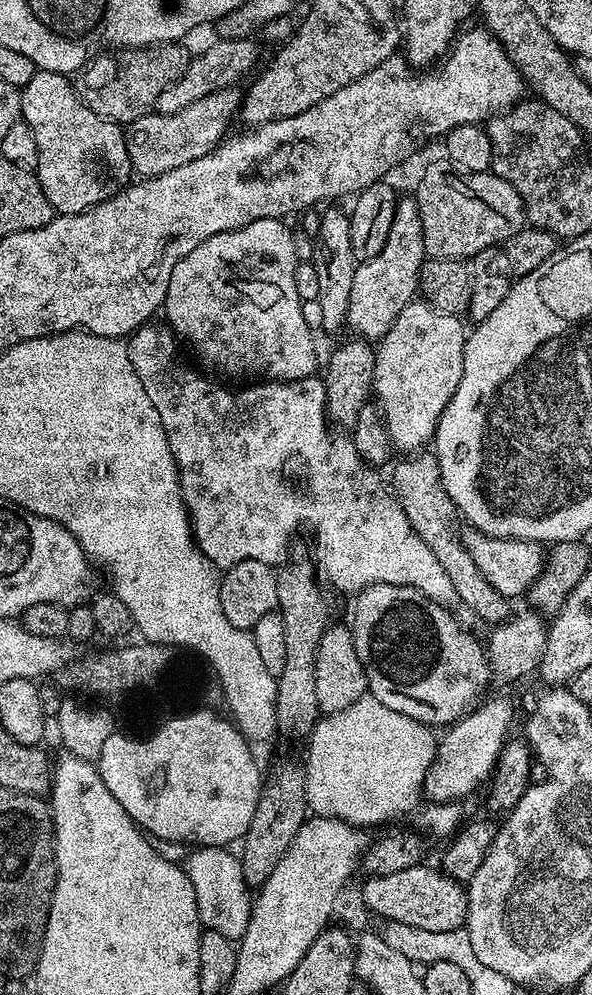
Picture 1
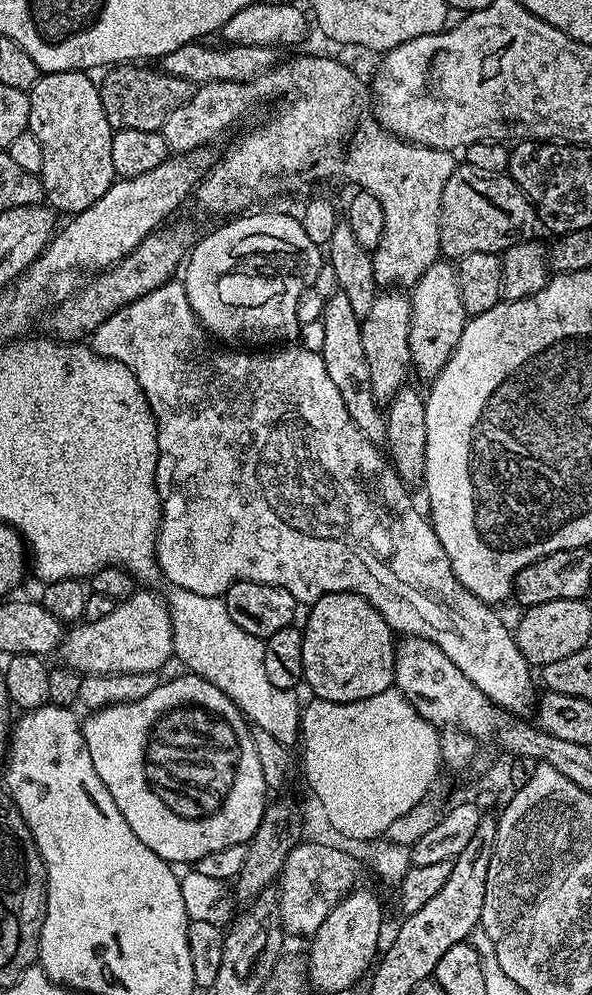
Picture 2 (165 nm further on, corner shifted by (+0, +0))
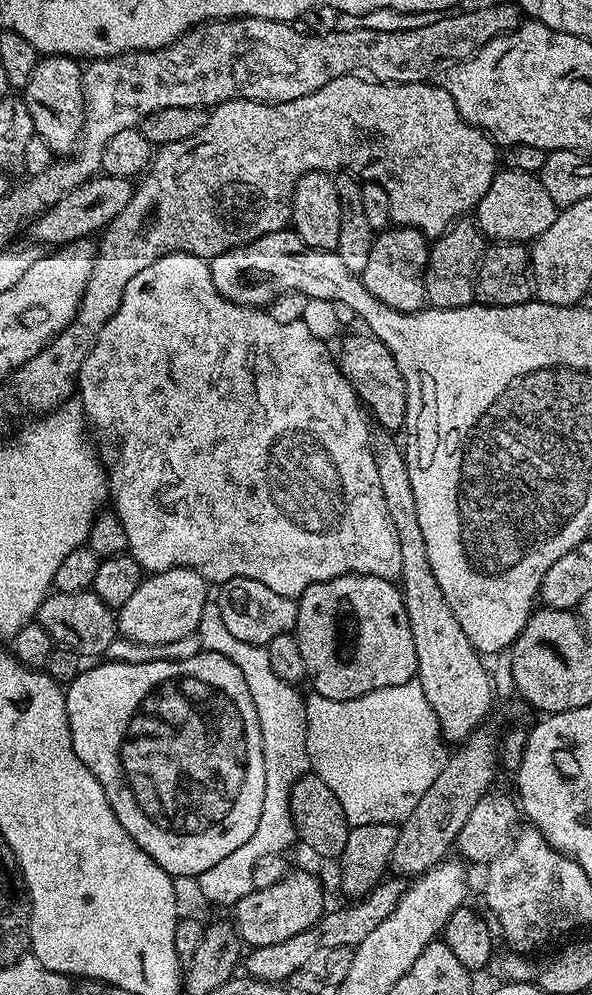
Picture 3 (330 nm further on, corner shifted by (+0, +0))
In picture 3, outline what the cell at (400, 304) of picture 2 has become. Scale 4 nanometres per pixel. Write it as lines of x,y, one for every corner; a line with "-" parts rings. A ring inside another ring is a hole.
389,227
372,241
370,259
362,279
366,290
398,312
419,312
425,307
424,271
428,265
429,241
419,228

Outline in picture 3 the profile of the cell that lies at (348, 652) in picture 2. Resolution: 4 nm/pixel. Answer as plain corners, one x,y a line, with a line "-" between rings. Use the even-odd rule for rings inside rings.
349,574
310,585
298,597
294,635
306,662
307,683
312,683
311,691
322,698
358,698
386,686
402,686
402,682
410,682
416,675
414,634
410,634
404,594
391,580

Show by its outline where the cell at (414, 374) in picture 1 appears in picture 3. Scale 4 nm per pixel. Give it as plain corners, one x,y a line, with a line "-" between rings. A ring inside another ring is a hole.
461,218
447,232
435,237
428,250
428,265
424,271
424,294
427,303
434,308
461,308
473,303
476,295
476,271
484,256
486,237
471,219

